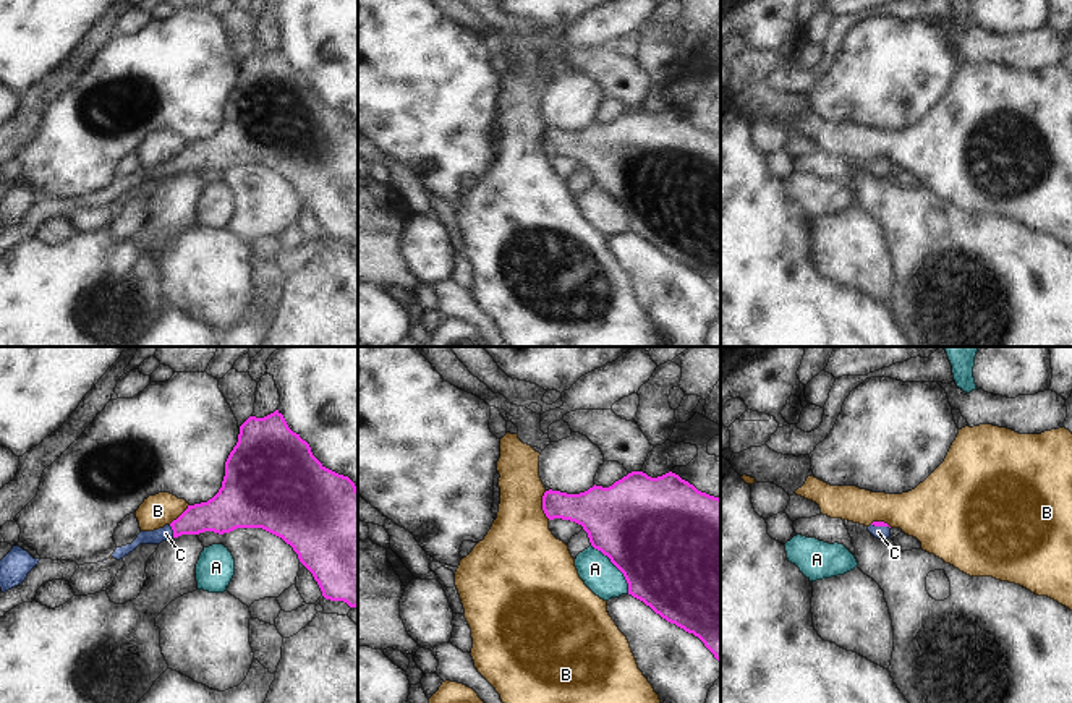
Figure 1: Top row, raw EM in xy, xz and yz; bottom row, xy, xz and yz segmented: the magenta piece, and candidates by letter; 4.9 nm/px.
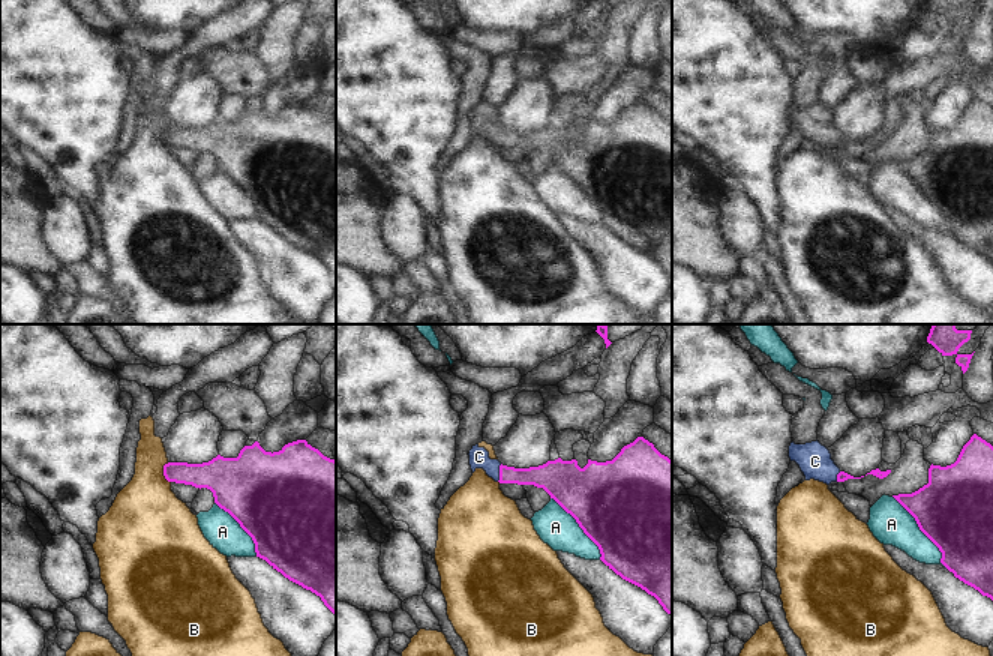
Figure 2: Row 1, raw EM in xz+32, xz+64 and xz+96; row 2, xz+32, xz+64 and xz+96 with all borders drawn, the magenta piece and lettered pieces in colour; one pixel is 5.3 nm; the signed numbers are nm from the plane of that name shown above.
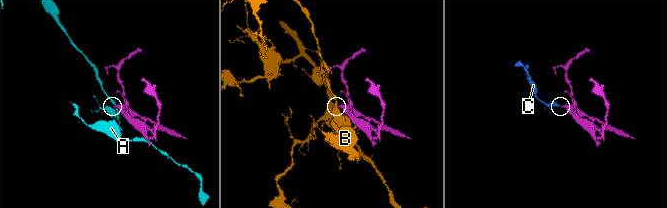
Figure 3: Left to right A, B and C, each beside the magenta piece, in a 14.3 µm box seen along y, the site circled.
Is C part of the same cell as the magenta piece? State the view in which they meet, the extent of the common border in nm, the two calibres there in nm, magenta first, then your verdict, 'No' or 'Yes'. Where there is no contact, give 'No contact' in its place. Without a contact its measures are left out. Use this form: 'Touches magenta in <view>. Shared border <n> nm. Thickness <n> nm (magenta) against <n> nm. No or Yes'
Touches magenta in xy. Shared border 70 nm. Thickness 190 nm (magenta) against 70 nm. Yes

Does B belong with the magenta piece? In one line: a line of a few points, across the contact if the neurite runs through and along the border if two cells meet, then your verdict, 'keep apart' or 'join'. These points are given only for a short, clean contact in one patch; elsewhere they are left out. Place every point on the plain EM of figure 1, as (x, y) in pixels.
xz (544, 128), (543, 149), (549, 156) | keep apart

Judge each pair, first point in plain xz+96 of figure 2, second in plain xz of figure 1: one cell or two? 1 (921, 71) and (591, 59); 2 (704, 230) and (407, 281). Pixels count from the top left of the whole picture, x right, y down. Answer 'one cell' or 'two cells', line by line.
1: one cell
2: one cell

